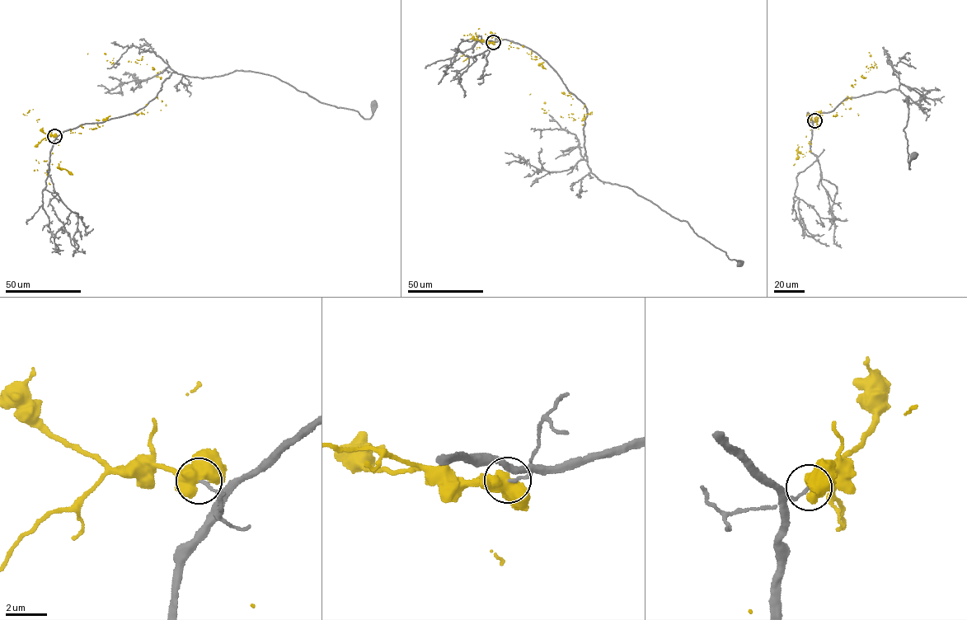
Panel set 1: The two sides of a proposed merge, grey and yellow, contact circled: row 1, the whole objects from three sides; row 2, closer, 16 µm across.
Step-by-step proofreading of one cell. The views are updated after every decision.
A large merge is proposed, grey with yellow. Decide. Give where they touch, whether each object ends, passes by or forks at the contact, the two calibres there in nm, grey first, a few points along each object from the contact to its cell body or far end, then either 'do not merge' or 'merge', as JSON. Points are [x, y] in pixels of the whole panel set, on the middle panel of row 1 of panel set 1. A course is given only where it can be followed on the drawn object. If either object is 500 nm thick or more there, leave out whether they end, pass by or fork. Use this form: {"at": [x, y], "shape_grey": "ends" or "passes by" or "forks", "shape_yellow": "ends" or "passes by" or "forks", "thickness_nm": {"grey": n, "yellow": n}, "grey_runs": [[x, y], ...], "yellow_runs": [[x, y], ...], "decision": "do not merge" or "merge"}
{"at": [493, 42], "thickness_nm": {"grey": 130, "yellow": 600}, "grey_runs": [[493, 42], [506, 39], [537, 54], [584, 104], [584, 147], [598, 179], [687, 221], [739, 263]], "yellow_runs": [[493, 42], [531, 50], [532, 58], [535, 56], [589, 114], [560, 116], [542, 109], [544, 103], [529, 94]], "decision": "do not merge"}

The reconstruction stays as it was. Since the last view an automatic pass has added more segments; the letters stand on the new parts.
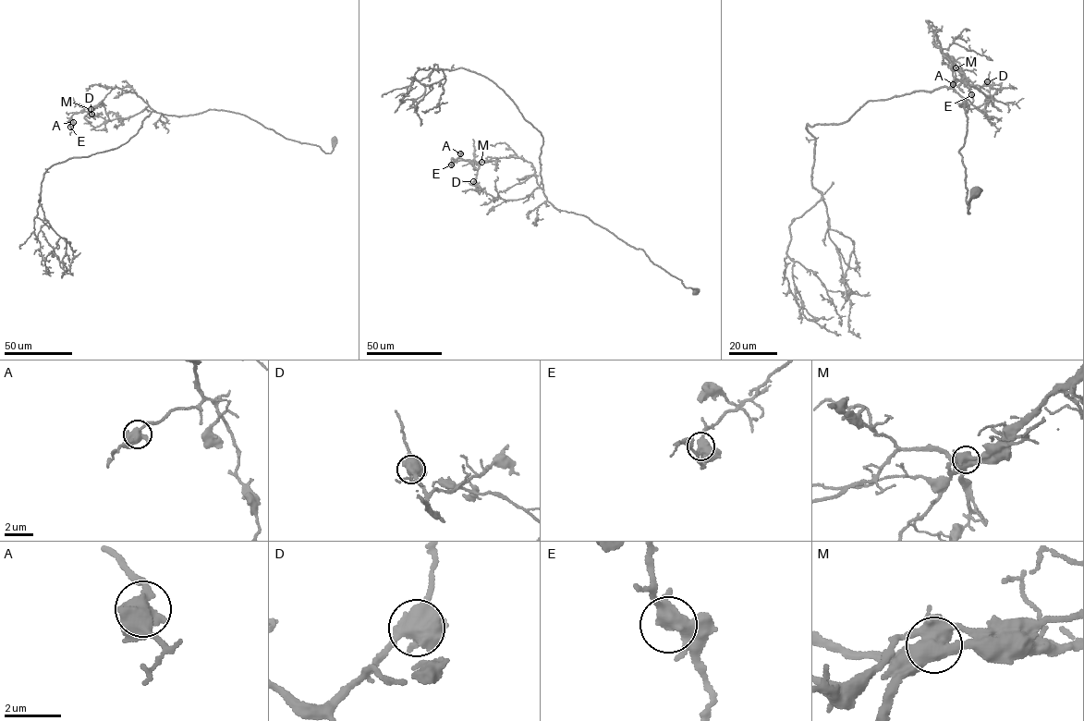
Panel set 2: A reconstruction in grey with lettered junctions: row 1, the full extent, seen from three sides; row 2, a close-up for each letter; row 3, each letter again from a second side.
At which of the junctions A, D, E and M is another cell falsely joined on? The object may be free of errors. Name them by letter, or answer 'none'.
M

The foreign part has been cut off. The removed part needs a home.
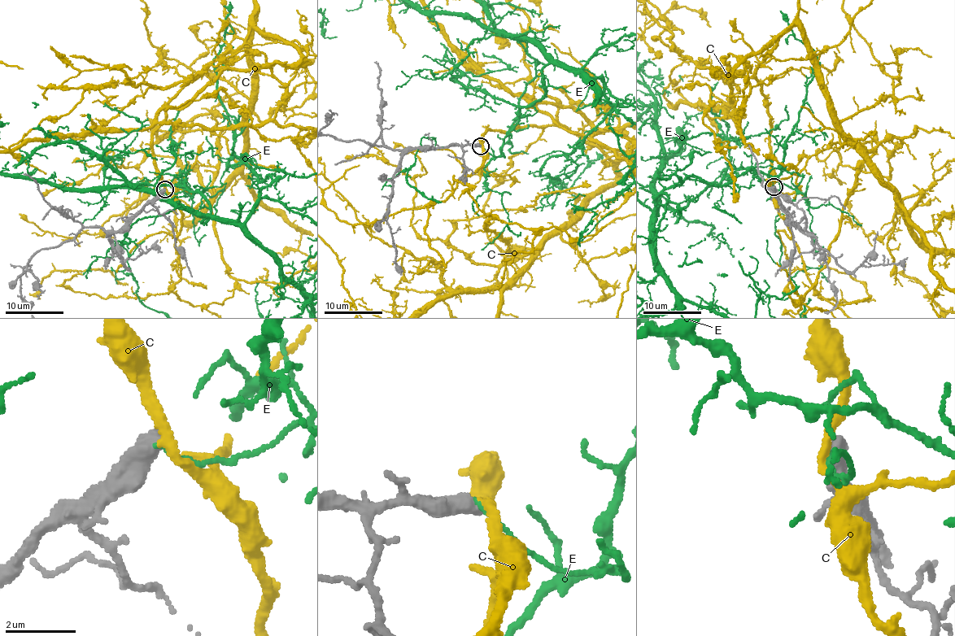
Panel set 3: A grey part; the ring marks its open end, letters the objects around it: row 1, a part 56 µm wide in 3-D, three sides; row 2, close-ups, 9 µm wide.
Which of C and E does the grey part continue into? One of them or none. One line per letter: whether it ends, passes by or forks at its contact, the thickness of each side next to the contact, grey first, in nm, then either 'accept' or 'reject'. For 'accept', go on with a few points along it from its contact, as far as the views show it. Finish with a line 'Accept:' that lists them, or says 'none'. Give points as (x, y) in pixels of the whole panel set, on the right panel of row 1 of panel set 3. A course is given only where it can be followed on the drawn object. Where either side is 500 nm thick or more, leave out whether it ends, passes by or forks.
C: 550/240 nm | reject
E: 550/110 nm | reject
Accept: none

